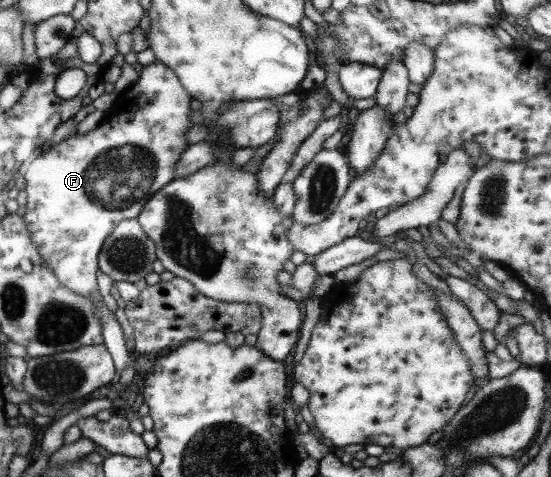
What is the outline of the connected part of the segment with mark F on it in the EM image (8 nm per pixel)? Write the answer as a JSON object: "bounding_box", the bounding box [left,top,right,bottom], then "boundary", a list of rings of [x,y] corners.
{"bounding_box":[21,61,192,373],"boundary":[[[160,61],[145,64],[141,67],[141,71],[137,75],[137,79],[127,89],[118,93],[113,105],[105,112],[104,119],[102,119],[101,123],[94,128],[94,130],[81,135],[76,134],[69,136],[67,139],[62,140],[61,143],[53,144],[47,152],[44,152],[44,154],[40,153],[38,158],[34,157],[34,160],[30,162],[30,166],[28,166],[28,170],[26,170],[26,174],[24,174],[23,177],[26,178],[25,191],[27,197],[25,211],[21,217],[24,219],[25,225],[27,226],[31,243],[35,246],[35,249],[38,251],[38,254],[41,256],[44,264],[55,273],[58,282],[62,286],[70,289],[76,295],[88,297],[93,302],[94,315],[98,315],[100,326],[102,326],[102,345],[110,354],[115,371],[119,373],[124,367],[127,367],[127,365],[131,363],[130,356],[132,354],[127,352],[122,329],[120,328],[116,318],[114,318],[113,314],[108,311],[106,305],[102,302],[102,298],[98,292],[98,287],[96,286],[98,253],[100,252],[104,239],[112,232],[112,230],[114,230],[114,227],[122,218],[135,219],[136,216],[138,216],[138,213],[142,210],[143,204],[146,204],[146,201],[150,200],[150,197],[159,188],[162,188],[165,184],[168,184],[175,178],[175,164],[178,162],[182,152],[184,152],[185,148],[189,145],[184,133],[192,127],[192,122],[190,122],[190,100],[191,96],[182,88],[178,77],[165,64],[162,64]]]}

